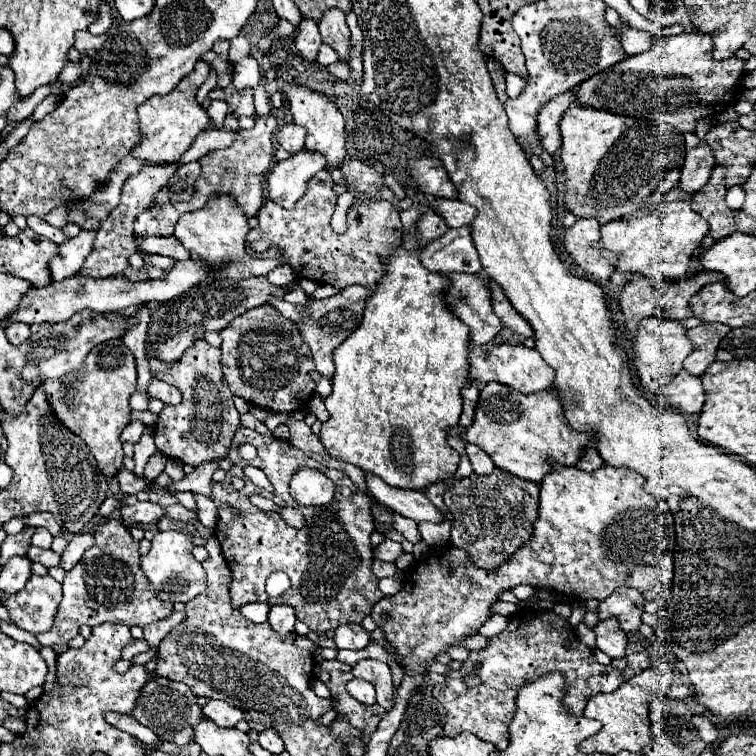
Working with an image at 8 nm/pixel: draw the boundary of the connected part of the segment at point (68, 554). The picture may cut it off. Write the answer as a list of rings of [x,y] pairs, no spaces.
[[[77,534],[77,536],[67,544],[65,552],[61,554],[61,564],[59,564],[59,566],[61,566],[65,572],[69,572],[69,570],[81,560],[83,552],[85,552],[87,548],[91,548],[93,544],[95,544],[93,534]]]

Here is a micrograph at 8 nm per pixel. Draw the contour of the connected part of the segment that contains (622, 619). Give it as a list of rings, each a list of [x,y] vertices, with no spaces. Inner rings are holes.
[[[617,588],[609,598],[605,598],[597,606],[599,620],[617,618],[623,632],[637,630],[641,624],[641,612],[643,612],[643,596],[633,588]]]

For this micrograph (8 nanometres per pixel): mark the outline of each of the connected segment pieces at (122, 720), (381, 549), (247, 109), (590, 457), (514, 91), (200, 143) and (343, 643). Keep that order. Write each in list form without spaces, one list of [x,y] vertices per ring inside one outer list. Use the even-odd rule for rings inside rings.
[[[105,712],[105,720],[107,720],[111,726],[115,726],[115,728],[119,728],[119,730],[123,730],[123,732],[127,732],[127,734],[143,740],[143,742],[151,742],[151,744],[159,742],[159,738],[157,738],[151,730],[147,730],[143,724],[139,724],[135,718],[131,718],[131,716],[127,716],[127,714]]]
[[[385,538],[385,540],[383,540],[383,542],[373,550],[373,554],[375,554],[375,558],[379,558],[379,560],[393,562],[393,560],[399,556],[401,550],[403,550],[403,548],[401,548],[399,542],[393,542],[393,540]]]
[[[229,82],[225,88],[213,88],[209,92],[209,100],[225,100],[229,106],[229,114],[239,118],[239,116],[255,116],[255,106],[253,106],[253,90],[243,88],[237,90],[233,82]]]
[[[589,446],[589,448],[583,450],[583,456],[579,458],[577,466],[579,466],[581,470],[585,470],[585,472],[593,472],[593,470],[597,470],[597,468],[603,466],[603,460],[599,458],[599,452],[597,452],[593,446]]]
[[[507,74],[507,96],[509,98],[515,98],[521,94],[525,82],[521,76],[515,76],[515,74]]]
[[[203,130],[195,142],[191,144],[191,148],[181,156],[181,164],[185,162],[193,162],[193,160],[199,160],[201,156],[205,156],[207,152],[215,150],[215,148],[225,148],[225,146],[231,146],[231,142],[235,142],[235,136],[237,132],[233,130]]]
[[[343,624],[335,630],[333,638],[337,638],[339,648],[349,648],[349,650],[361,650],[371,640],[369,634],[361,628],[361,624]]]

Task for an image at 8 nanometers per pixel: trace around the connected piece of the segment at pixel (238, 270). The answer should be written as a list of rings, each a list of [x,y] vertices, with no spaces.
[[[233,194],[211,196],[201,210],[183,214],[175,226],[175,236],[191,252],[197,252],[201,260],[215,266],[213,278],[231,278],[245,280],[249,276],[267,276],[276,266],[284,265],[282,259],[253,258],[245,248],[245,236],[249,234],[249,224],[245,212],[239,208],[239,202]]]

